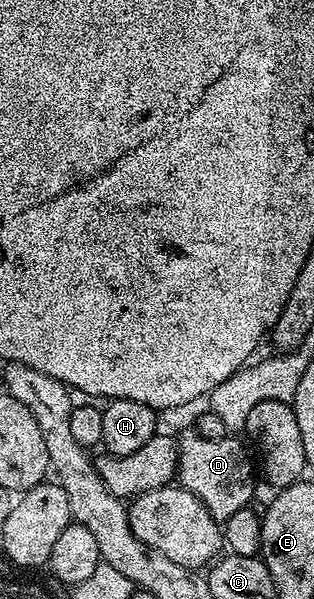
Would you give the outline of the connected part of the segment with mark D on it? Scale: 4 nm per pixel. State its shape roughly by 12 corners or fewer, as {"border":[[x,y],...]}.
{"border":[[182,432],[176,480],[218,523],[253,497],[236,436]]}

